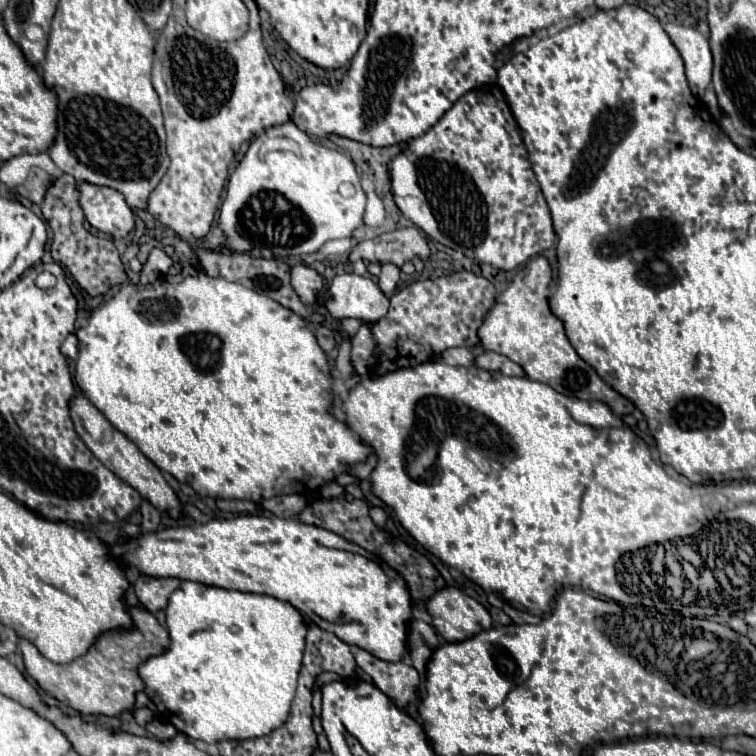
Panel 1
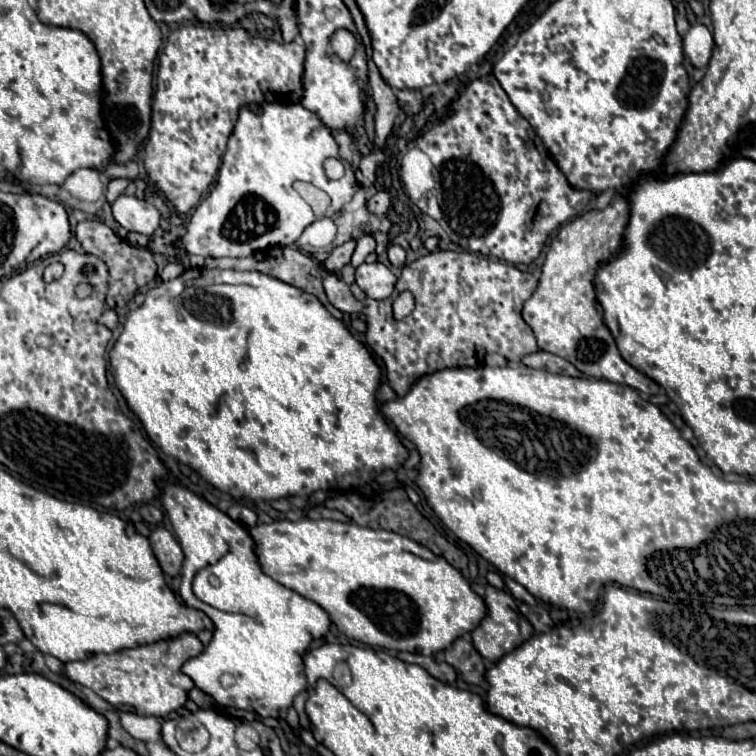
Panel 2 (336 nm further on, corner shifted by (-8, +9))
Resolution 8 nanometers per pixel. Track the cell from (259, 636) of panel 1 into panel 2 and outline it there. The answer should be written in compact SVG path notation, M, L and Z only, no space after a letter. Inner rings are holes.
M159 481L159 489L163 507L169 519L173 519L173 531L185 553L181 575L187 581L193 581L193 593L201 601L189 593L189 585L181 585L179 595L185 605L203 611L213 621L211 643L203 653L185 661L181 671L193 679L197 689L213 697L219 707L249 709L253 705L253 711L261 717L285 719L295 695L307 687L301 659L307 649L307 641L311 643L325 637L331 625L329 615L315 601L305 599L263 575L255 561L253 539L247 529L235 523L229 515L187 487L183 487L181 497L179 483ZM223 673L231 673L235 677L235 683L227 689L219 685L219 677Z

